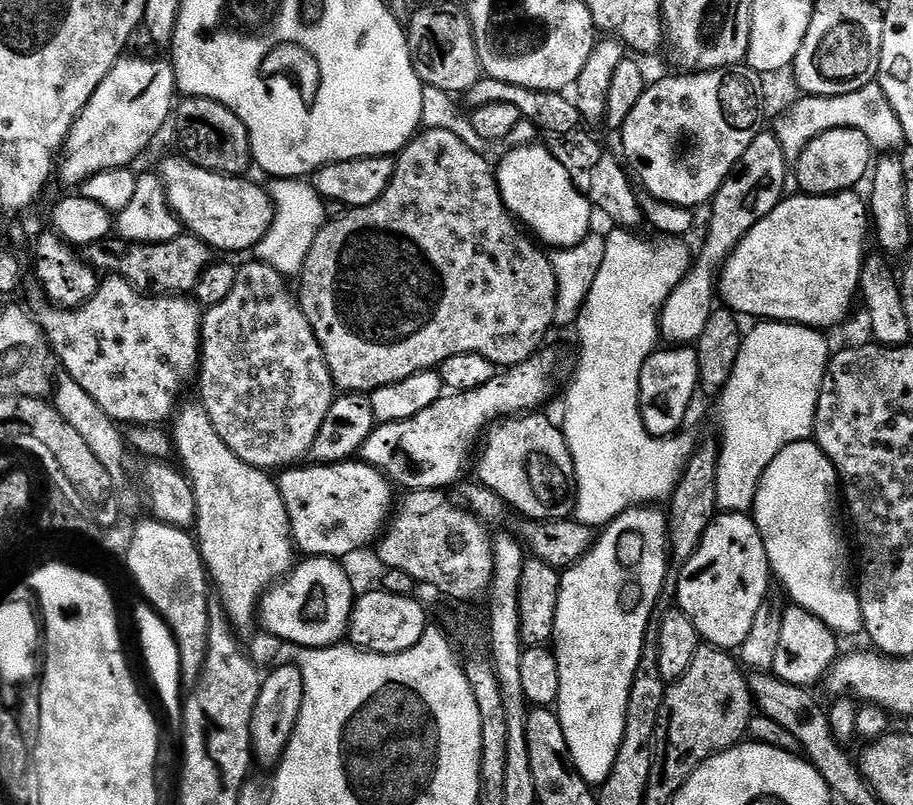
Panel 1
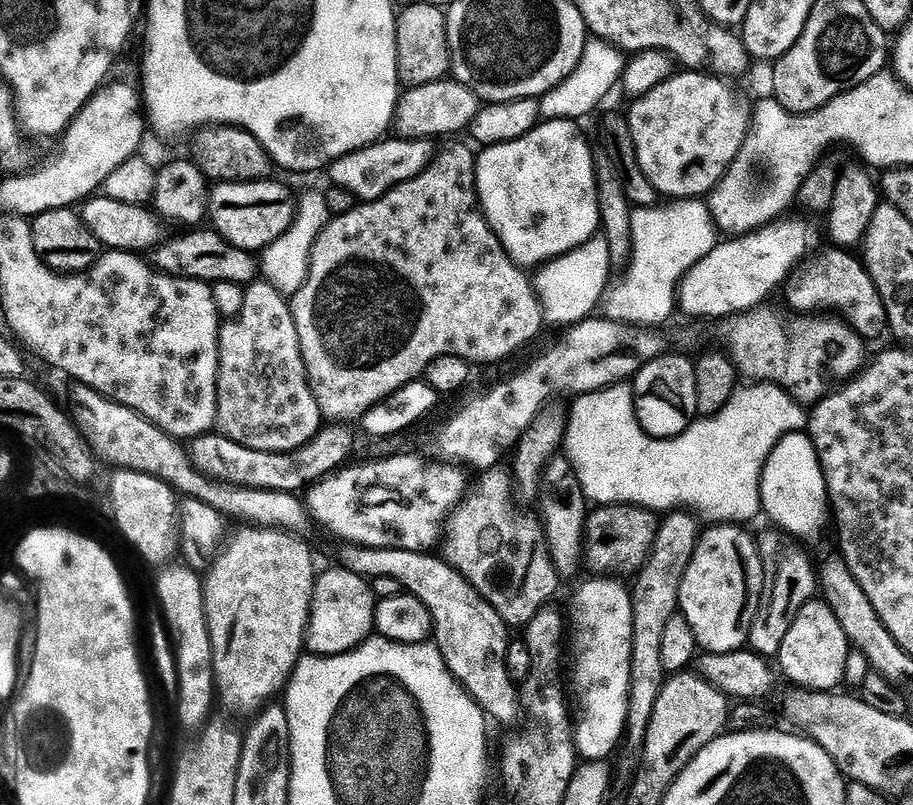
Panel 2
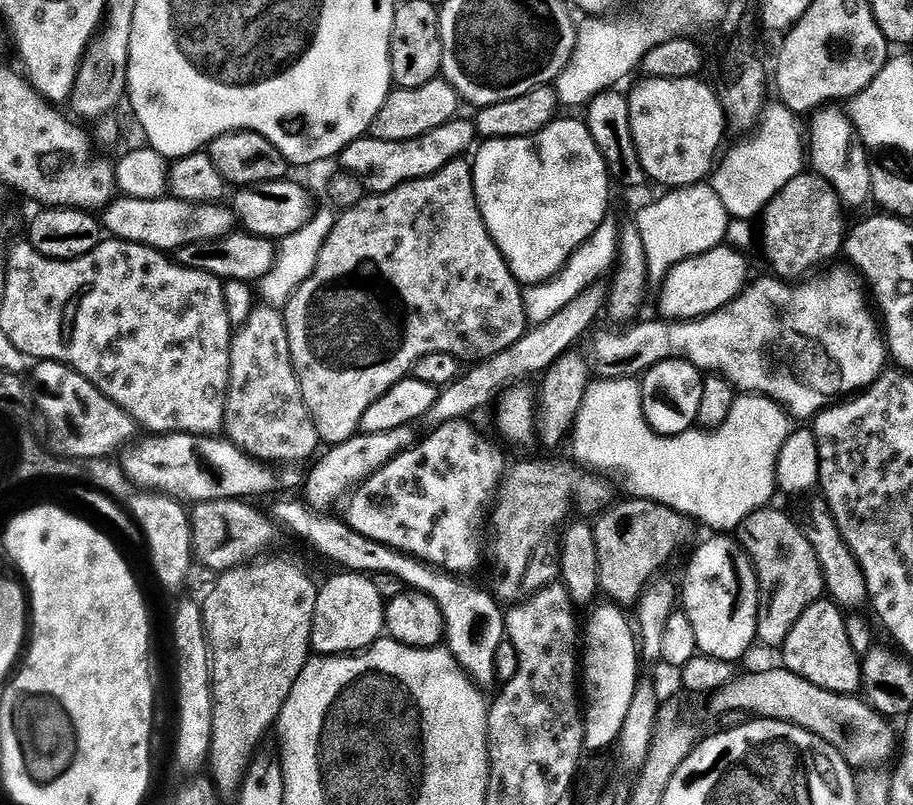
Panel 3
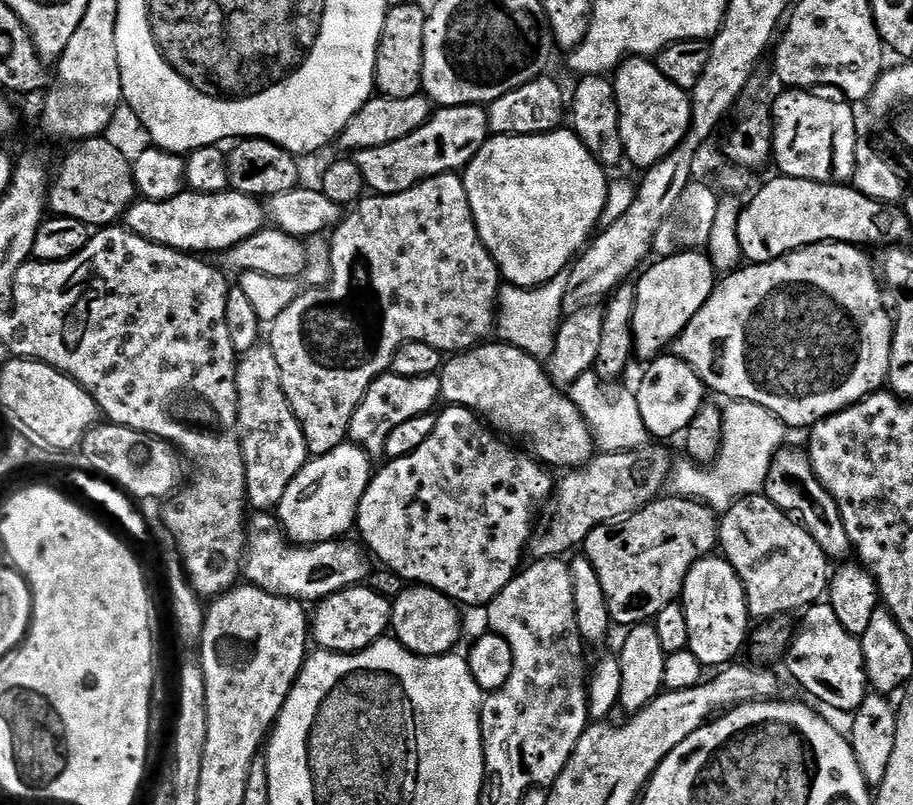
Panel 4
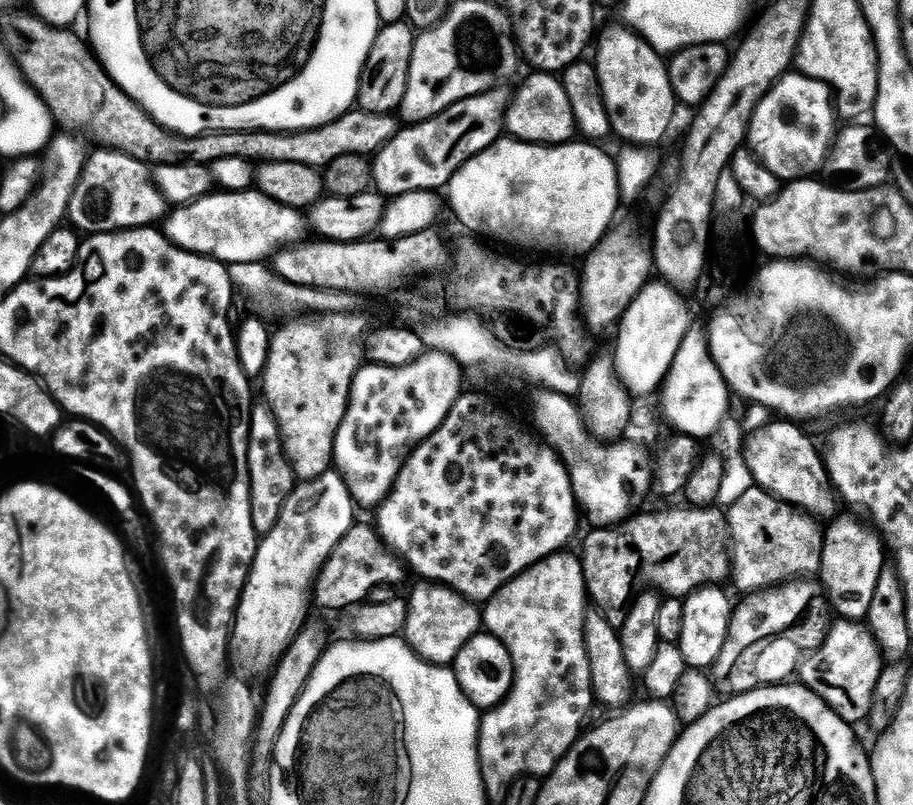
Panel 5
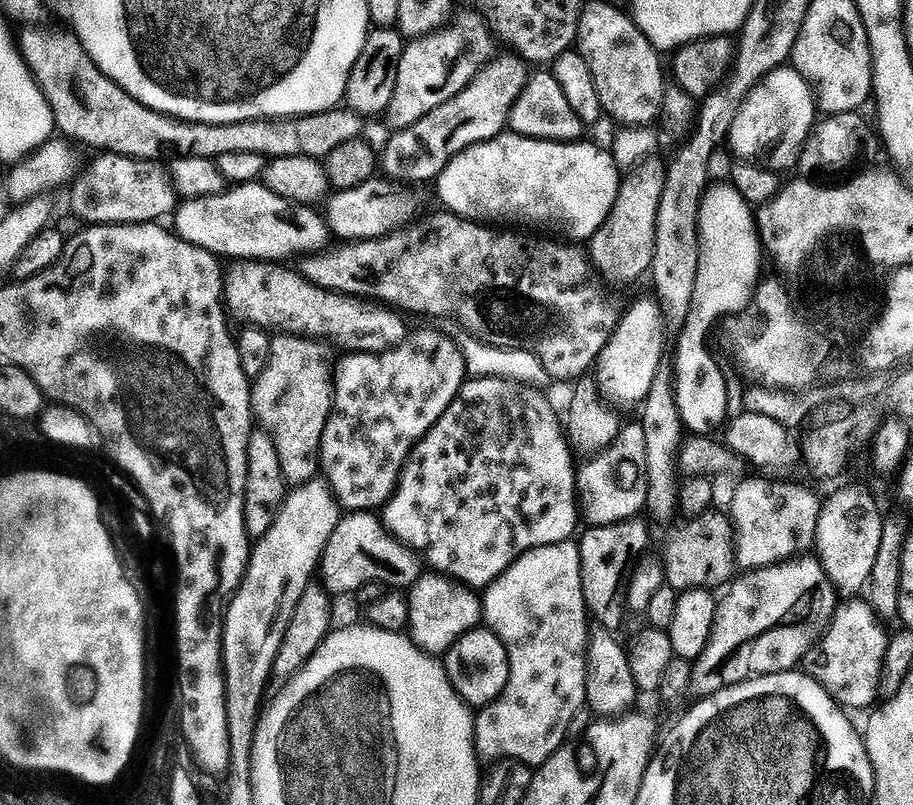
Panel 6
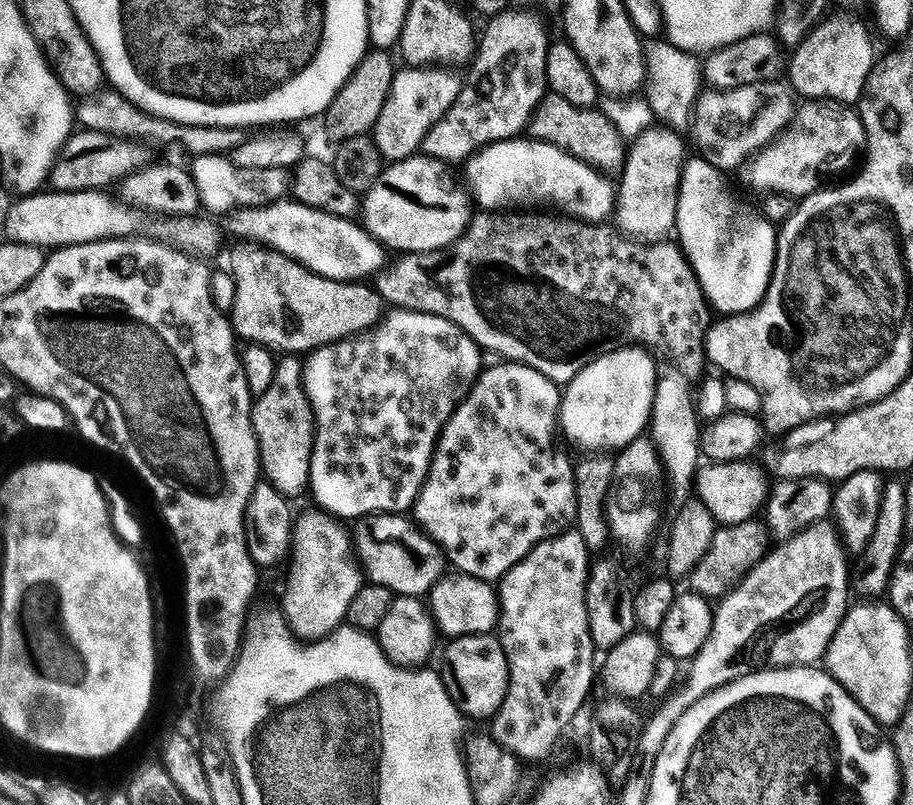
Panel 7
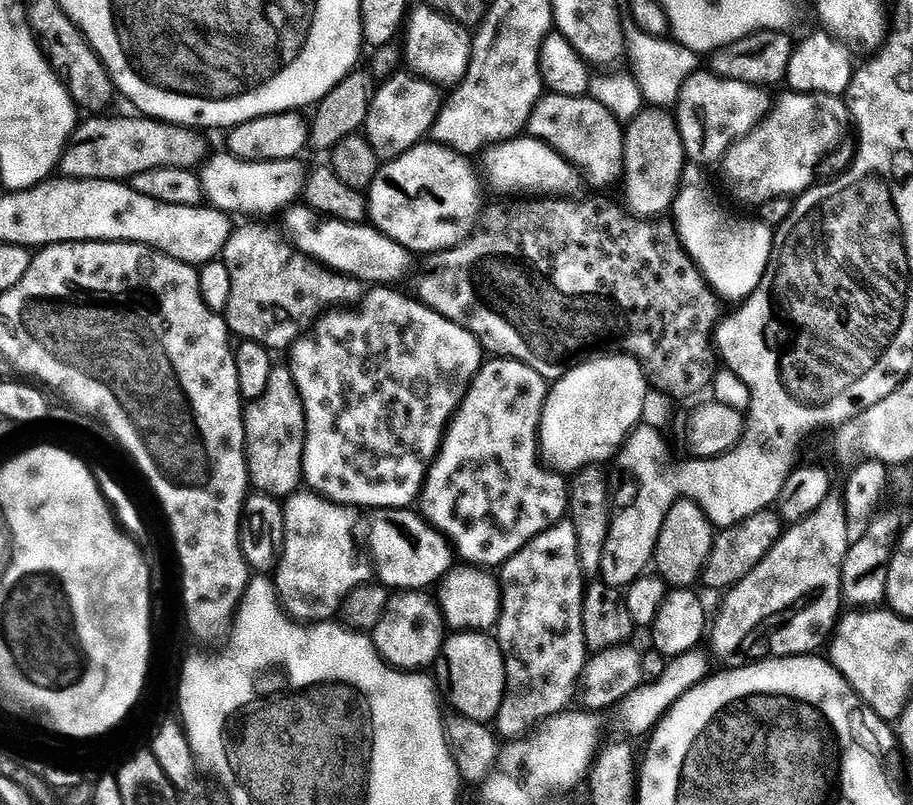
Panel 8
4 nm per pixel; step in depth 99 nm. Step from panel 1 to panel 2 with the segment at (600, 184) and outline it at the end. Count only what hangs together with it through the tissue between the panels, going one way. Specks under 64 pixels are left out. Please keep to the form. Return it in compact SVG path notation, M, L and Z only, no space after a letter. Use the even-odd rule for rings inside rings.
M445 78L438 82L423 84L417 88L409 87L401 95L400 106L394 121L400 127L401 137L417 142L427 141L427 136L452 136L455 132L471 129L474 118L480 113L482 101L464 84L454 78Z

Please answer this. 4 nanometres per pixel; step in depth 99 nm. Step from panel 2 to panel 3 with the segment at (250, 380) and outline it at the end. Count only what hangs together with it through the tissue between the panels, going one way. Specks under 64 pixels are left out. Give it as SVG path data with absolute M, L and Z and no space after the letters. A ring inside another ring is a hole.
M253 307L248 320L235 329L230 350L228 395L224 398L222 428L223 431L228 431L225 432L227 439L232 441L235 448L240 448L247 456L253 456L256 460L273 466L296 466L304 462L300 460L311 461L317 455L316 447L321 447L320 435L302 398L300 383L292 360L288 356L284 313L279 308Z

